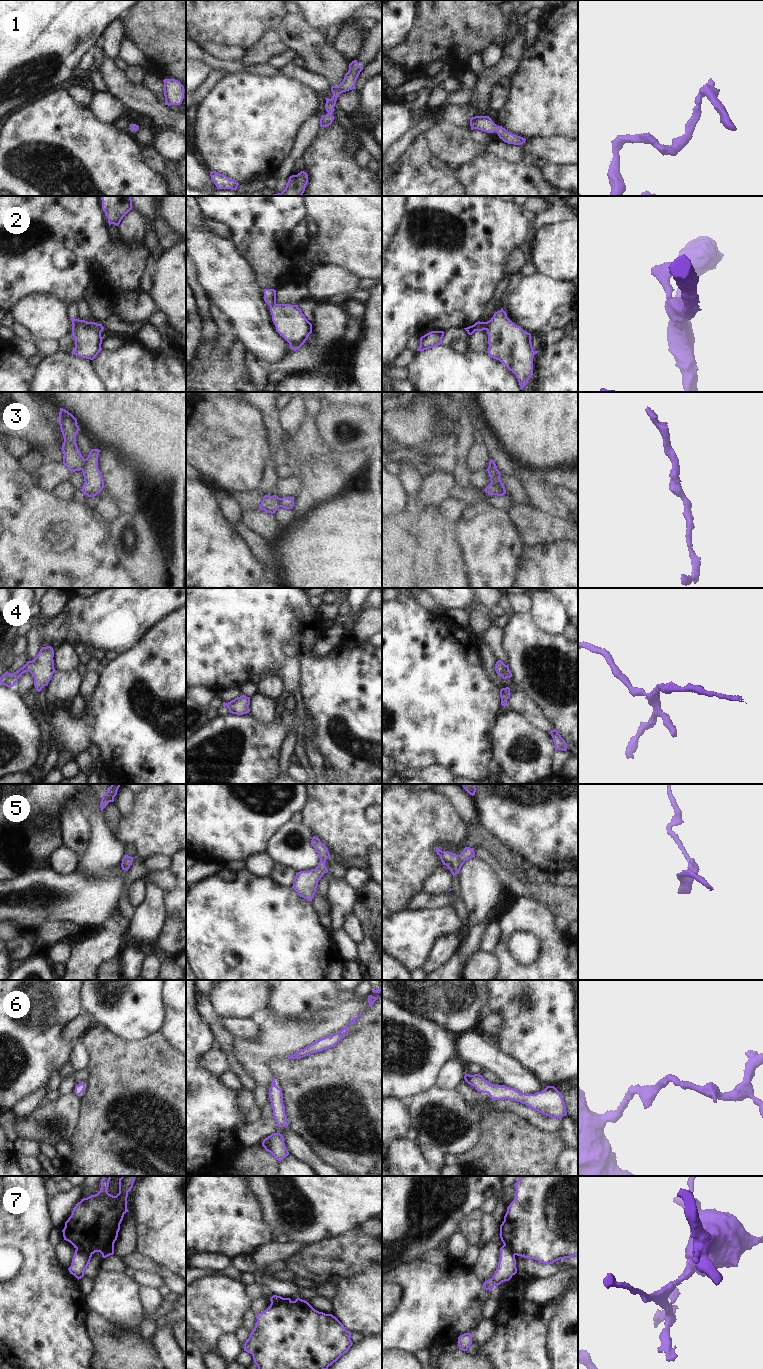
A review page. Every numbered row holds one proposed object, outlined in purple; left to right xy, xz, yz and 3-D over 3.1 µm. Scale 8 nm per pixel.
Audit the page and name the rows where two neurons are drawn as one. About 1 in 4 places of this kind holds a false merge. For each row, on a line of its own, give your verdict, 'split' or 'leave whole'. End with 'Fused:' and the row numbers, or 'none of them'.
1: leave whole
2: split
3: split
4: leave whole
5: leave whole
6: leave whole
7: split
Fused: 2, 3, 7

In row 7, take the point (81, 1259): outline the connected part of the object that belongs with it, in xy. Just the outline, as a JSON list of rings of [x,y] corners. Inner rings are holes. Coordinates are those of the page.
[[[76,1248],[71,1266],[68,1268],[70,1274],[74,1275],[78,1280],[84,1276],[85,1269],[87,1268],[92,1255],[86,1251],[81,1251]]]

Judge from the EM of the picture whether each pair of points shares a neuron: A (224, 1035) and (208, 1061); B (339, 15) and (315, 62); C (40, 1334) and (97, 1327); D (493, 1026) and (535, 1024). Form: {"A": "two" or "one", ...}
{"A": "two", "B": "two", "C": "two", "D": "two"}

